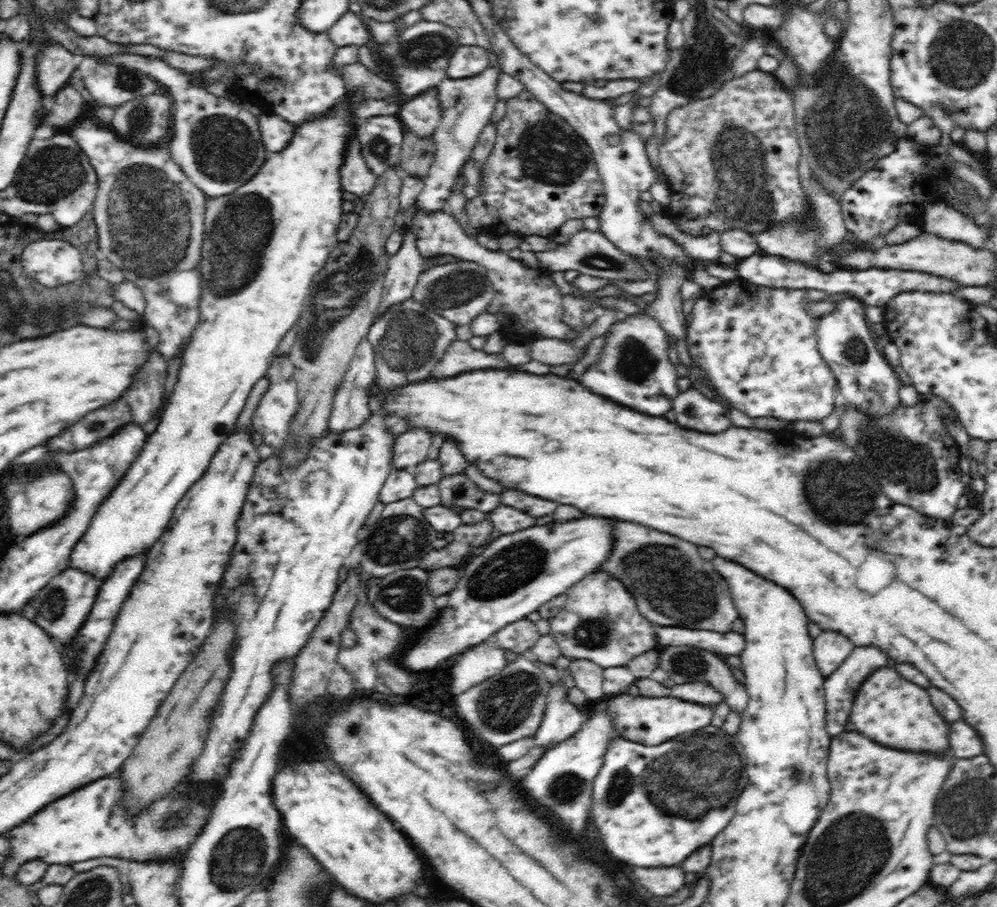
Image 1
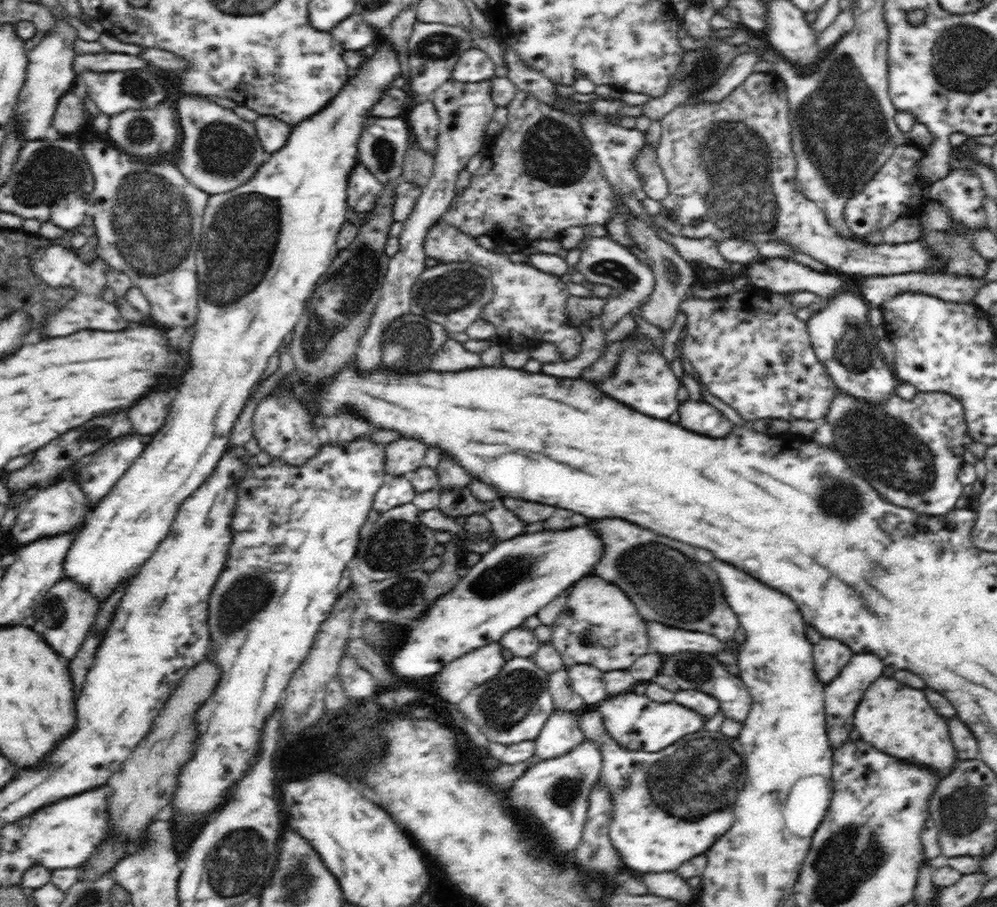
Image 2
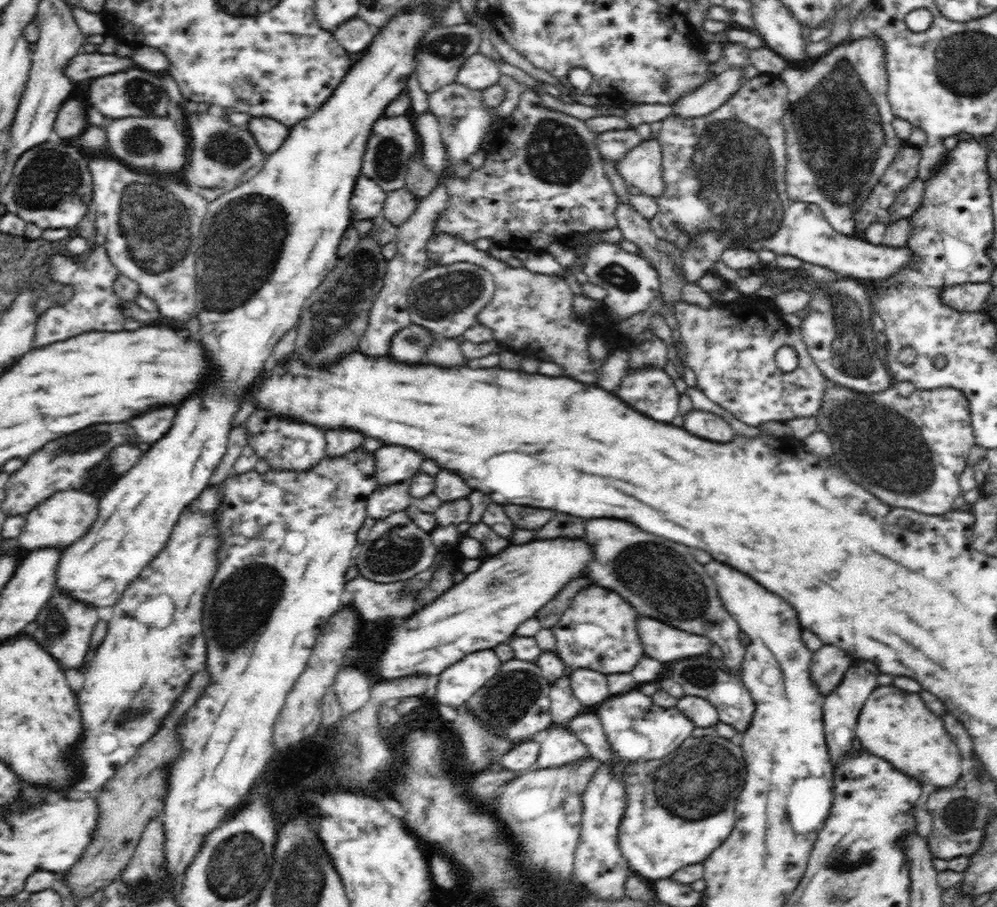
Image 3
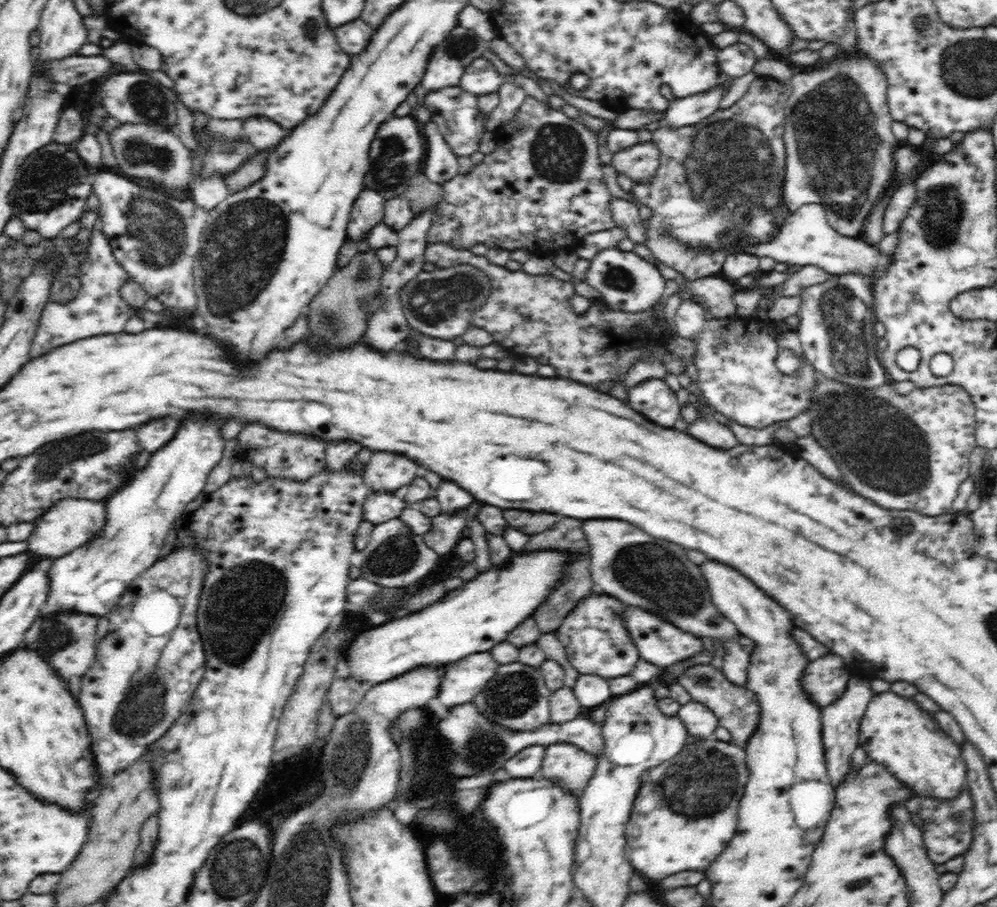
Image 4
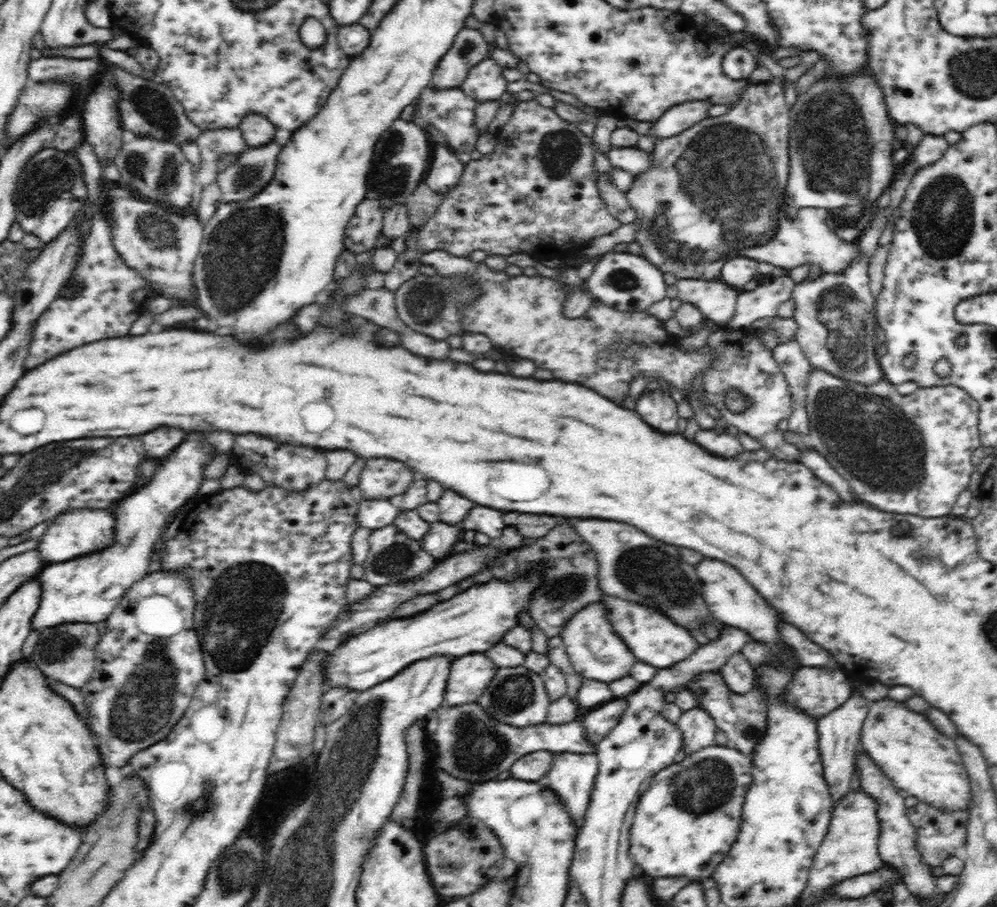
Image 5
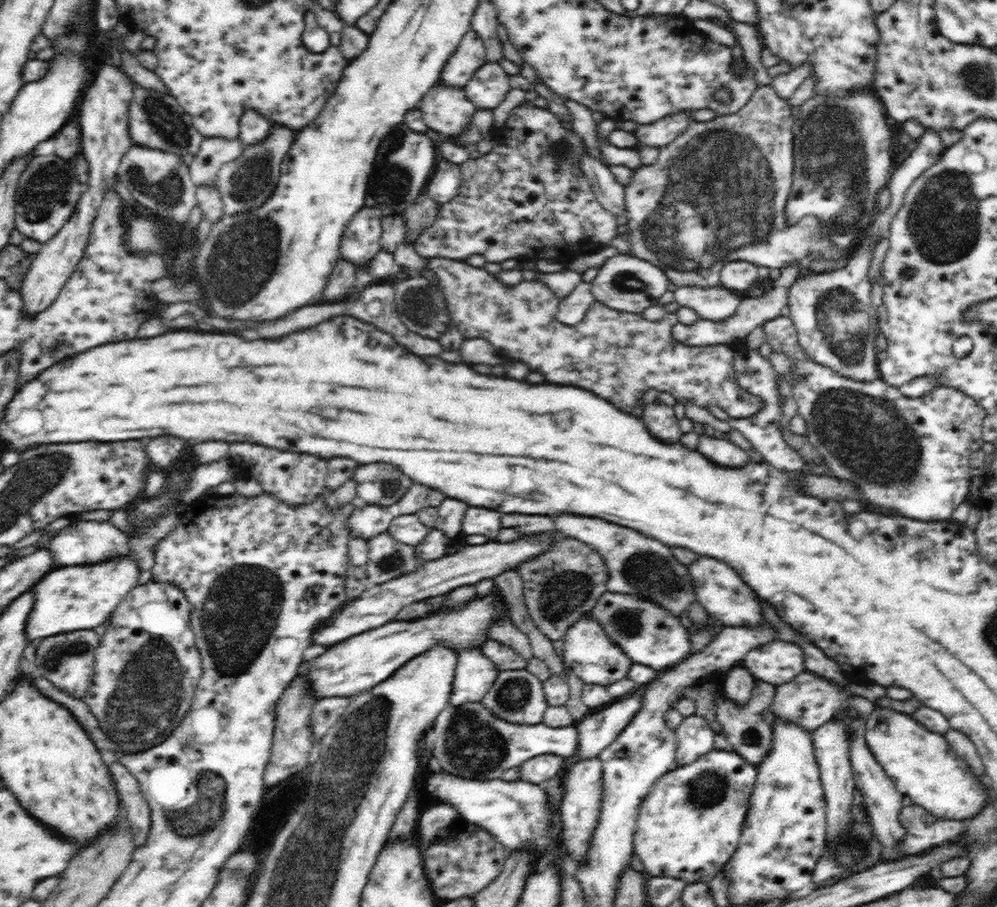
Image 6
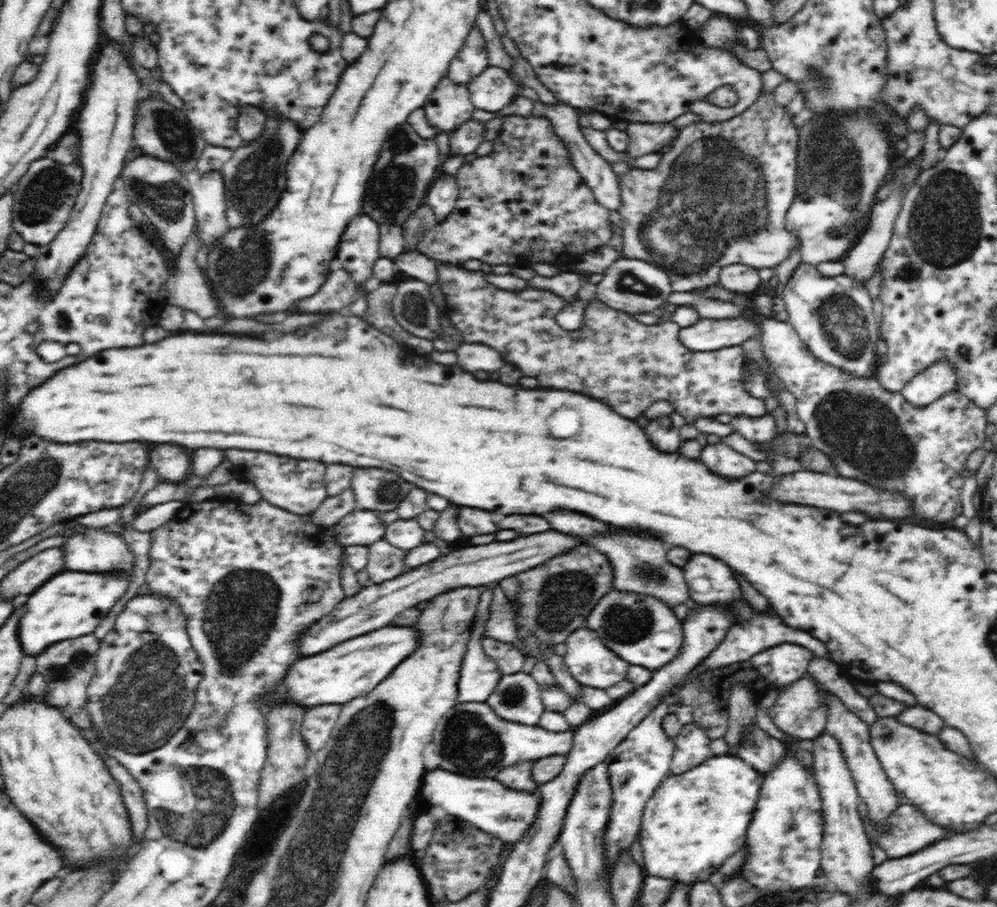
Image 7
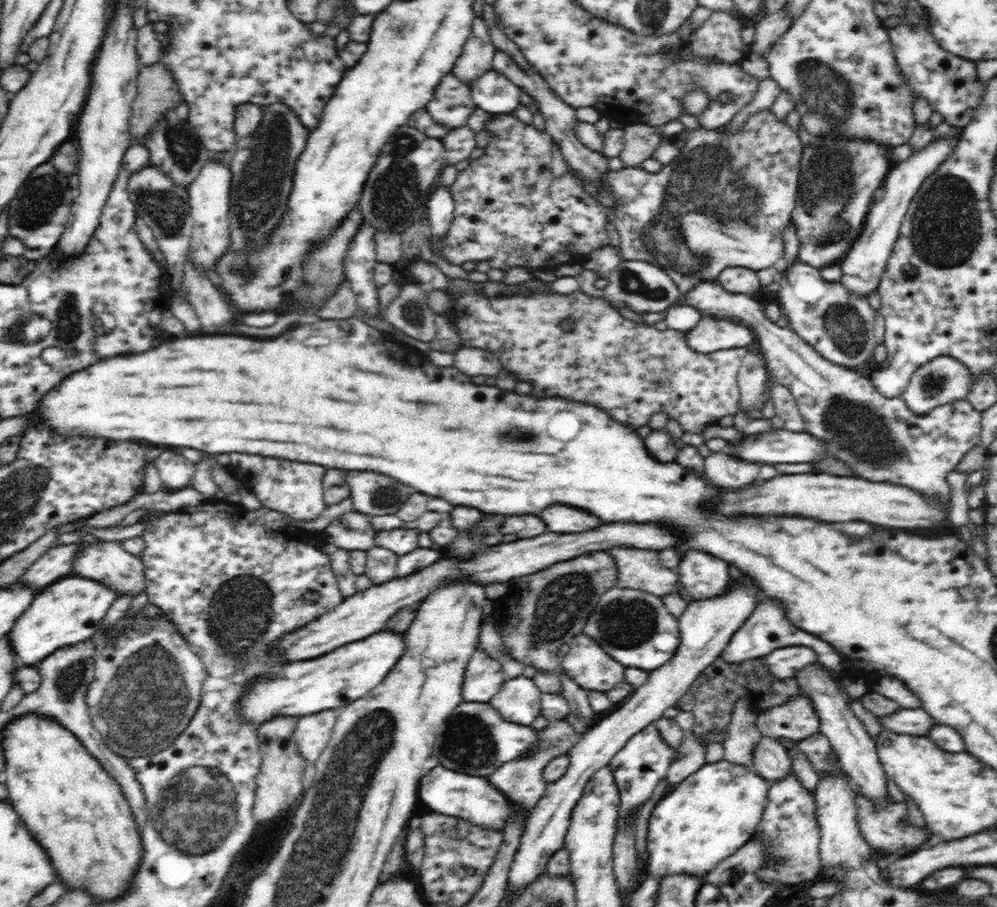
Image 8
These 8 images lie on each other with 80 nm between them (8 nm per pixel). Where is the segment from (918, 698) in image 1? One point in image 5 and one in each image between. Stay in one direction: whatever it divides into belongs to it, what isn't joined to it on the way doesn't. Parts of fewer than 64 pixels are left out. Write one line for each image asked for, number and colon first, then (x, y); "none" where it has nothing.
2: (898, 721)
3: (896, 726)
4: (894, 732)
5: (922, 762)

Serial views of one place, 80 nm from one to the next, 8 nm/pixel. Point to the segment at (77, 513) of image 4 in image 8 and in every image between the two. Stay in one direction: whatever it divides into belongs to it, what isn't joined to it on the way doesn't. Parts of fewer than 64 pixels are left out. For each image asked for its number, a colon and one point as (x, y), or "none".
5: (73, 533)
6: (85, 542)
7: (93, 551)
8: (108, 563)

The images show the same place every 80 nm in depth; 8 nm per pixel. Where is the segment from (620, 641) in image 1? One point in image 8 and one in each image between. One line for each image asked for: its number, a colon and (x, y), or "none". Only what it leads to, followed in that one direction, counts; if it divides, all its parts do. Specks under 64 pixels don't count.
2: (600, 626)
3: (597, 631)
4: (596, 643)
5: (595, 652)
6: (589, 653)
7: (588, 659)
8: (589, 667)

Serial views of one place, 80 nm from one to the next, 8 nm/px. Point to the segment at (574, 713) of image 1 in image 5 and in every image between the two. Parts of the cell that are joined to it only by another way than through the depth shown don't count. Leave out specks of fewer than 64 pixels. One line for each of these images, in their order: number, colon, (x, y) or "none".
2: (561, 733)
3: (558, 747)
4: (567, 765)
5: (571, 776)

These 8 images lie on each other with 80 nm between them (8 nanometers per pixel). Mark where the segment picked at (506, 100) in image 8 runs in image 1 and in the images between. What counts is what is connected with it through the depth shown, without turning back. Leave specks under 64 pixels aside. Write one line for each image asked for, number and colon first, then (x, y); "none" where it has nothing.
1: (467, 61)
2: (474, 65)
3: (479, 72)
4: (480, 77)
5: (485, 82)
6: (489, 85)
7: (492, 90)

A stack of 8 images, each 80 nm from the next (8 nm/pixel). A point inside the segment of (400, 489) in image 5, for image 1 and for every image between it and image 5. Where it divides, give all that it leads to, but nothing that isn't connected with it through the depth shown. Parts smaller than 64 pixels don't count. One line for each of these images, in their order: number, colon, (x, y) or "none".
1: (409, 449)
2: (403, 456)
3: (394, 464)
4: (385, 472)

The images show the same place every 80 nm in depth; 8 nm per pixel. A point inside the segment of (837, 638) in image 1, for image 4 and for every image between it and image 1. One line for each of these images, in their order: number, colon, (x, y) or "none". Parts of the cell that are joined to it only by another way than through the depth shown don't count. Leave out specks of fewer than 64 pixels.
2: (829, 657)
3: (829, 664)
4: (825, 680)

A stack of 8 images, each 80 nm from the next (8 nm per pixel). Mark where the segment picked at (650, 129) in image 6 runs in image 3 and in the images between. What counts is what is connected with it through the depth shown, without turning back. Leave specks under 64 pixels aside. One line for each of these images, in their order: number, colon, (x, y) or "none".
3: (711, 95)
4: (686, 111)
5: (677, 118)

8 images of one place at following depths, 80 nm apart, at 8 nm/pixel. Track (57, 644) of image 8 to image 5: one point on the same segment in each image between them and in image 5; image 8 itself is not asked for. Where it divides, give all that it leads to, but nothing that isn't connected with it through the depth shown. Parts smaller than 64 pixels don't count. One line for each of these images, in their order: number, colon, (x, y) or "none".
5: (86, 589)
6: (68, 598)
7: (71, 604)

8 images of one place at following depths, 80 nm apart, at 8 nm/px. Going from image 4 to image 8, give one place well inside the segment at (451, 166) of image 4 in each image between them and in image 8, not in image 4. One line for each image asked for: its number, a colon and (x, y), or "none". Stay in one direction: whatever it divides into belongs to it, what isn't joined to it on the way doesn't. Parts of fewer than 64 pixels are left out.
5: (445, 169)
6: (444, 185)
7: (442, 196)
8: (440, 208)

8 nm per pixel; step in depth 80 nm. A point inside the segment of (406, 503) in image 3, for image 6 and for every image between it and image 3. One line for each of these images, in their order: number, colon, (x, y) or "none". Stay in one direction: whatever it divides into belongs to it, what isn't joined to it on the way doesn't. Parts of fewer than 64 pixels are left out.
4: (379, 507)
5: (374, 514)
6: (366, 521)

